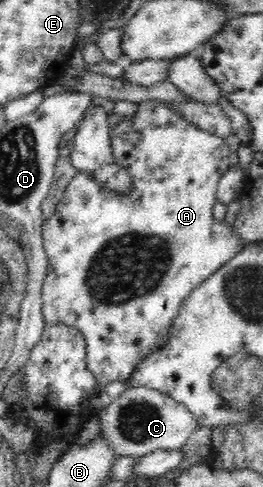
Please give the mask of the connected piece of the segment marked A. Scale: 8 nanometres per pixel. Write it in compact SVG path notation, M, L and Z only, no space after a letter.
M143 101L137 104L137 111L132 116L123 116L121 120L111 128L111 142L116 163L125 167L132 176L133 188L131 194L116 194L110 190L104 190L92 175L78 172L68 184L62 199L56 205L52 218L42 221L43 247L45 248L49 273L46 276L42 293L43 314L47 324L66 323L79 327L84 332L87 349L88 370L97 379L102 388L112 381L128 380L135 368L146 360L148 356L159 350L170 335L172 324L179 317L183 303L190 297L192 291L208 279L210 275L221 269L230 259L236 256L242 244L242 237L234 231L234 225L224 221L216 221L212 216L212 207L217 202L216 191L221 177L228 171L230 162L228 156L231 153L230 146L219 136L196 127L193 123L176 114L170 106L160 101Z

